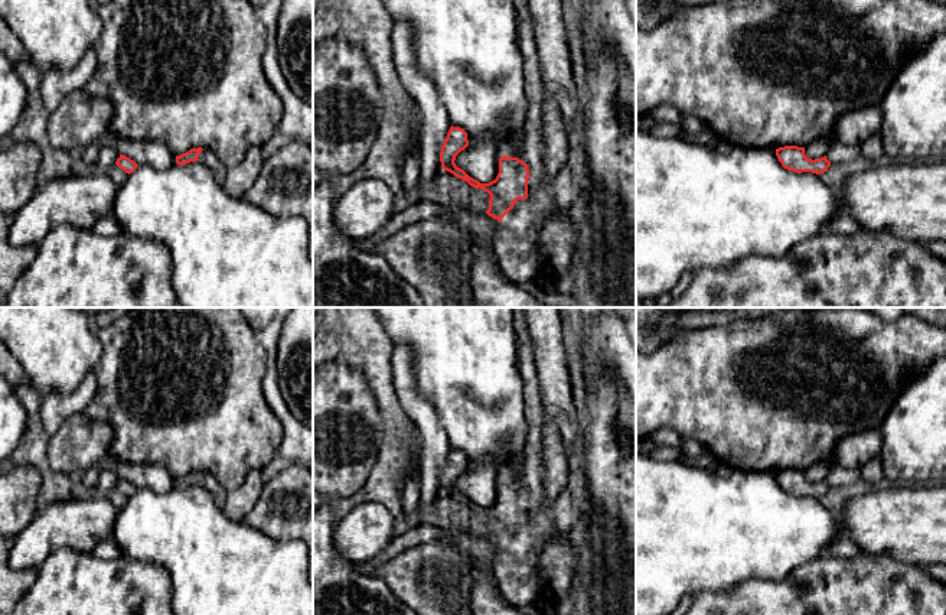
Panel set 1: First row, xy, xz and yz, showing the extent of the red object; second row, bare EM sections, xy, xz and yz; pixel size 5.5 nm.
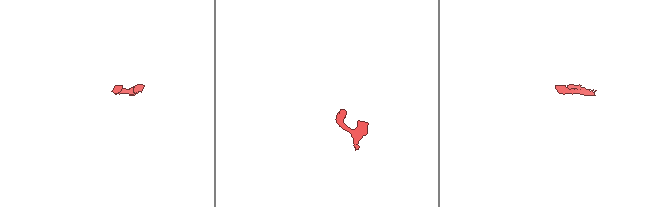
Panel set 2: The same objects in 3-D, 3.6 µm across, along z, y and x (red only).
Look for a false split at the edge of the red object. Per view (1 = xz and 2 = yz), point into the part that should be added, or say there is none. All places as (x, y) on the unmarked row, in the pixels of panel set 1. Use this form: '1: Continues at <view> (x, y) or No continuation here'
1: Continues at xz (515, 566)
2: No continuation here

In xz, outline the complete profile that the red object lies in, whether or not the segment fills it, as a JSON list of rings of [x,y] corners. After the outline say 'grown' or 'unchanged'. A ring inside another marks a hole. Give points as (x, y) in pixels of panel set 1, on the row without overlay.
[[[513,308],[513,331],[528,424],[522,455],[502,462],[500,472],[508,478],[500,479],[499,497],[489,507],[480,507],[456,489],[456,479],[469,469],[467,456],[460,450],[450,450],[440,485],[444,494],[490,518],[486,537],[499,544],[492,562],[495,580],[502,598],[522,608],[539,598],[539,559],[544,546],[555,534],[551,511],[544,505],[544,407],[525,308]]]; grown

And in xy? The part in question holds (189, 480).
[[[202,471],[190,472],[189,475],[176,479],[176,487],[180,489],[196,484],[202,485],[205,489],[211,492],[219,508],[224,507],[228,492],[222,487],[222,484],[209,472],[202,472]]]; grown

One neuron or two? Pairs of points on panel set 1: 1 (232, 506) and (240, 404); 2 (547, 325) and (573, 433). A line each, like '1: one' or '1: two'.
1: two
2: one

